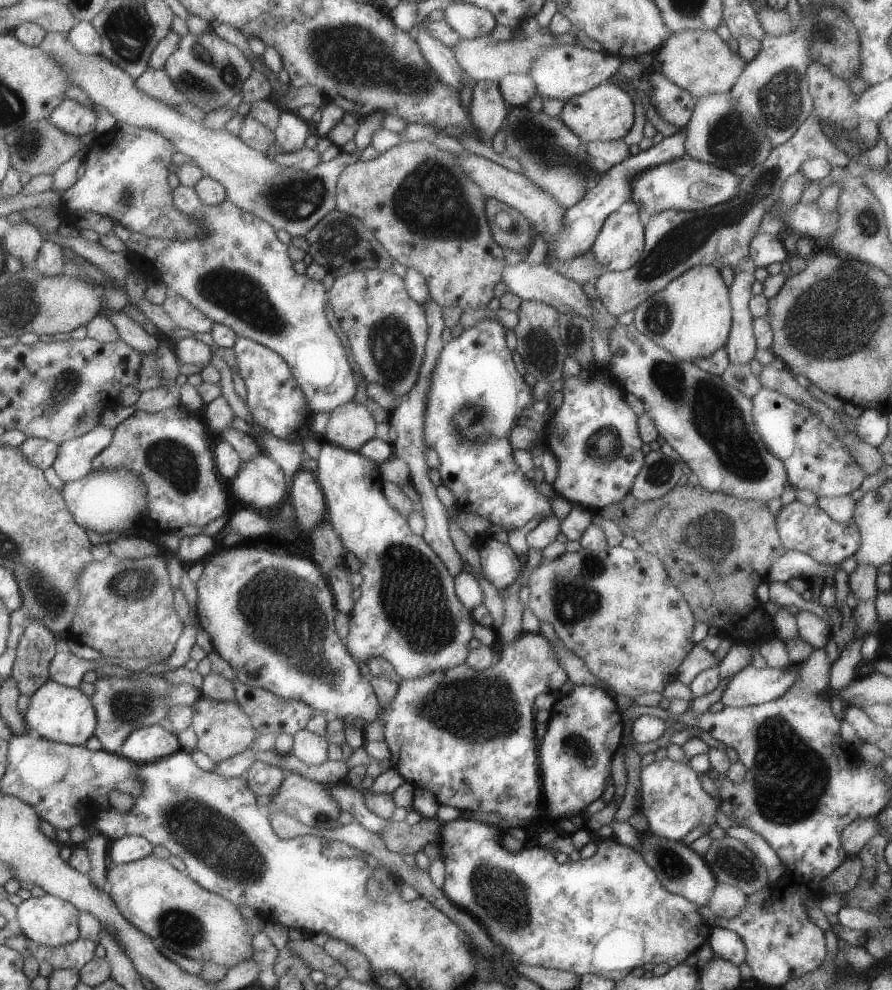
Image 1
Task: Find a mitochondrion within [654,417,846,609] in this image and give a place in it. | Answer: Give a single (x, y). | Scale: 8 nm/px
(713, 533)

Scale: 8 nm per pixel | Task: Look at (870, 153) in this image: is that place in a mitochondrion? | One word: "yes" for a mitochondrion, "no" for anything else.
no

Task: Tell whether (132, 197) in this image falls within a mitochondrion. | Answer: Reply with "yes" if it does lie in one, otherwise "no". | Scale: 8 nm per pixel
yes

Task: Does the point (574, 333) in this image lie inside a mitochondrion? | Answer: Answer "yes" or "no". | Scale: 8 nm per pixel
yes

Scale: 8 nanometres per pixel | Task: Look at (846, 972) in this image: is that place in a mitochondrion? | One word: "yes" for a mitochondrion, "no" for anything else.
no

